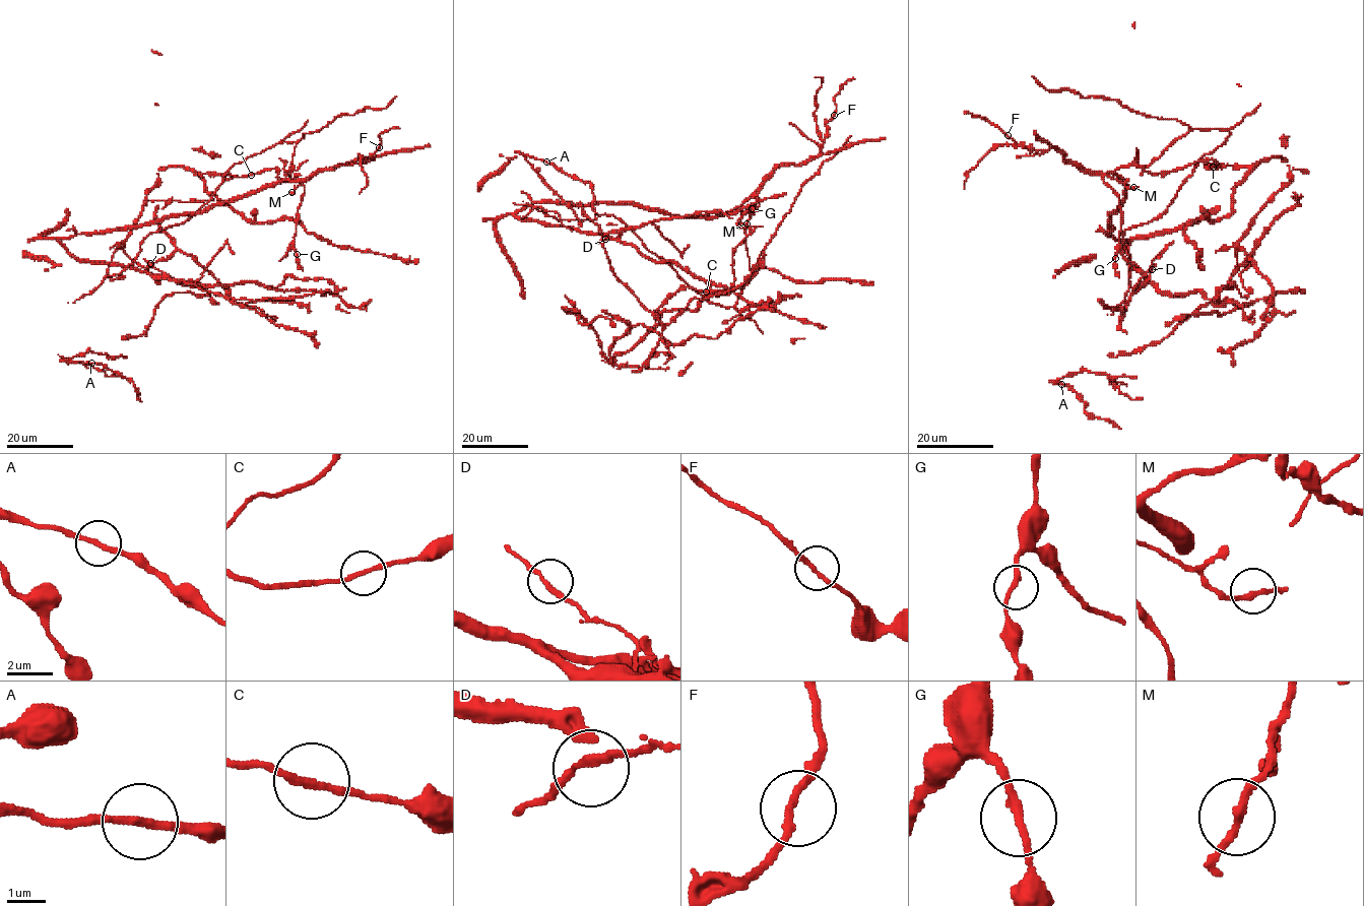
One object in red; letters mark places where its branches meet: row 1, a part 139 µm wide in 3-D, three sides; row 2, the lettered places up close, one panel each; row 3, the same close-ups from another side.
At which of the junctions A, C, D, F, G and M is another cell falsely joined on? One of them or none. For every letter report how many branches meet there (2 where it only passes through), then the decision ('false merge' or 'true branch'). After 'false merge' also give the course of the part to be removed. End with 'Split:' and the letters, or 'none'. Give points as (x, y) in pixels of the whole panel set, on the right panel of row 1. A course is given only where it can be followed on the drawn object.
A: branches 2; true branch
C: branches 2; true branch
D: branches 2; true branch
F: branches 2; true branch
G: branches 2; true branch
M: branches 2; false merge
Split: M

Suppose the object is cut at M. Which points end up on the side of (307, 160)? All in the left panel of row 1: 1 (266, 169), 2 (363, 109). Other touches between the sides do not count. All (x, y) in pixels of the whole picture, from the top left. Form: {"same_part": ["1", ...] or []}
{"same_part": ["2"]}

